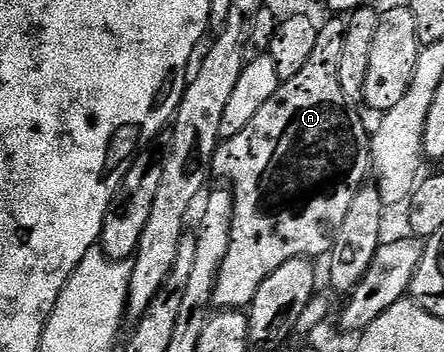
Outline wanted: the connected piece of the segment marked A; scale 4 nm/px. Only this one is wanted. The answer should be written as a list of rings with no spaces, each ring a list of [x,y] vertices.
[[[329,16],[324,23],[323,21],[317,28],[317,39],[315,40],[315,48],[311,52],[311,56],[307,60],[301,71],[295,72],[295,76],[284,79],[281,85],[277,87],[275,96],[271,96],[271,100],[267,100],[267,104],[263,104],[263,108],[259,108],[259,112],[255,112],[255,117],[251,119],[251,124],[247,124],[247,128],[243,128],[243,132],[239,132],[235,136],[224,139],[221,145],[217,147],[215,156],[213,157],[212,173],[217,174],[221,178],[226,178],[228,185],[233,192],[233,219],[231,220],[231,248],[227,248],[227,256],[223,256],[223,268],[219,268],[219,276],[215,284],[215,292],[213,293],[213,306],[221,310],[240,310],[244,311],[253,302],[255,292],[259,292],[259,284],[263,284],[263,280],[267,280],[267,276],[271,276],[271,272],[275,272],[275,268],[287,264],[287,260],[295,260],[296,258],[307,258],[317,260],[317,257],[328,255],[333,249],[333,241],[339,232],[339,228],[343,225],[343,220],[347,216],[347,208],[351,208],[351,200],[355,200],[357,191],[366,185],[367,179],[371,174],[371,134],[367,129],[365,131],[365,122],[356,114],[354,107],[347,100],[347,96],[343,96],[343,88],[339,88],[339,63],[343,56],[343,36],[347,32],[347,21],[341,16]]]

